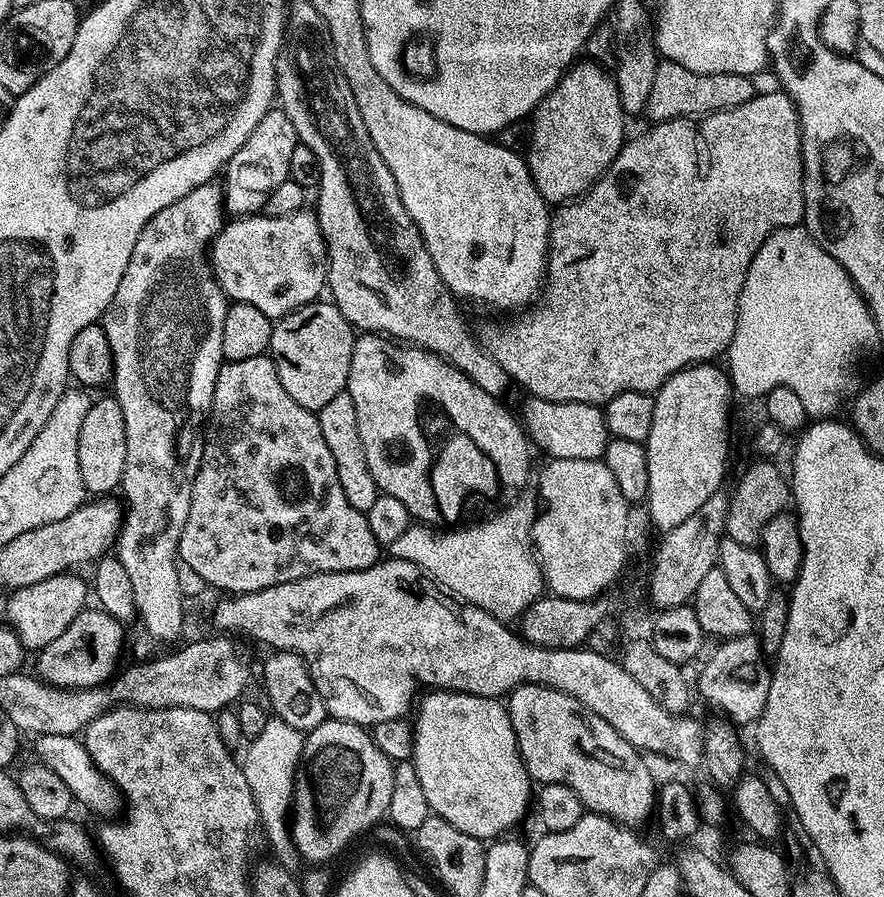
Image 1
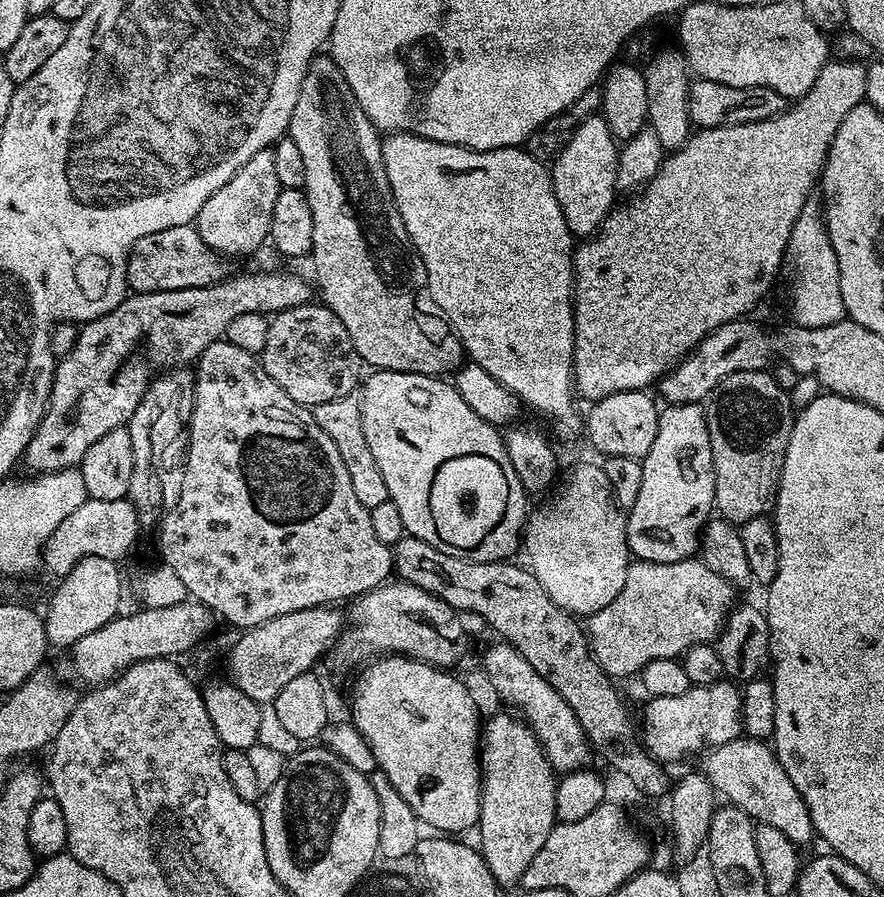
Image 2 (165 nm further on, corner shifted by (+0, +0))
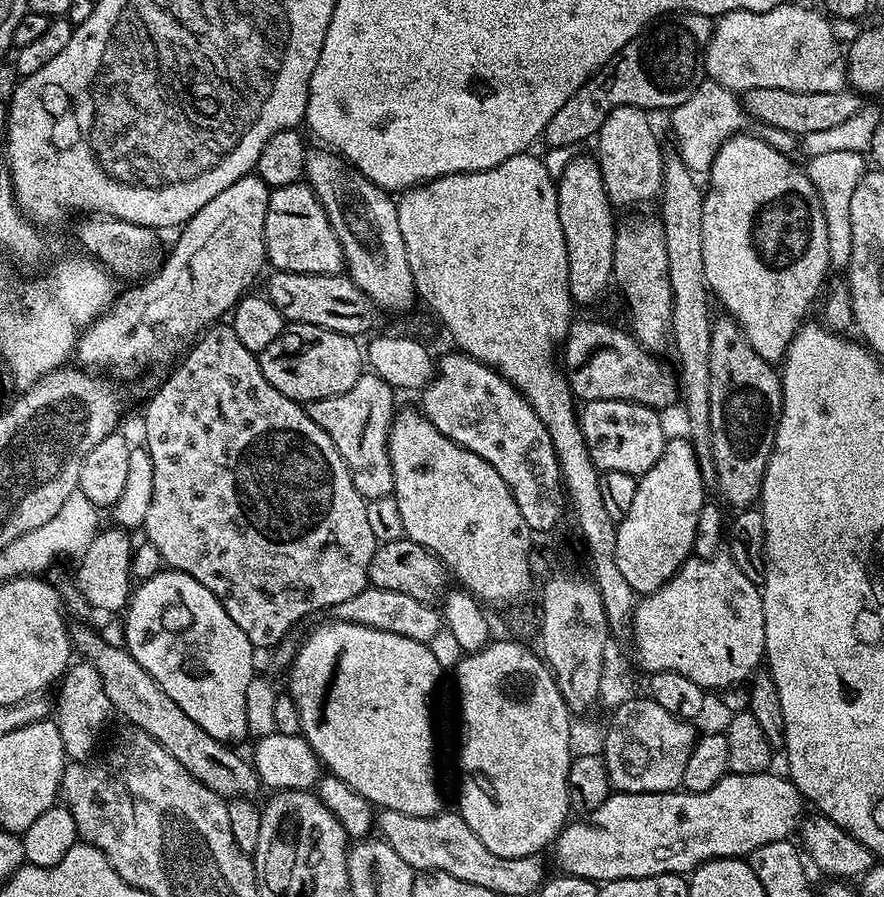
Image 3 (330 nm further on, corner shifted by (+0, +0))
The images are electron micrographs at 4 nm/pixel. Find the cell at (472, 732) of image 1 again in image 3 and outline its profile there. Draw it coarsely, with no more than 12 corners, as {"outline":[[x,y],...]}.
{"outline":[[345,620],[287,695],[321,765],[380,810],[441,811],[431,647]]}

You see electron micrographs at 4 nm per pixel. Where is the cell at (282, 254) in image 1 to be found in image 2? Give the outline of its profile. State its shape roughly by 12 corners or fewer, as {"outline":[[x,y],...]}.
{"outline":[[192,224],[138,238],[132,292],[205,288],[229,275]]}

